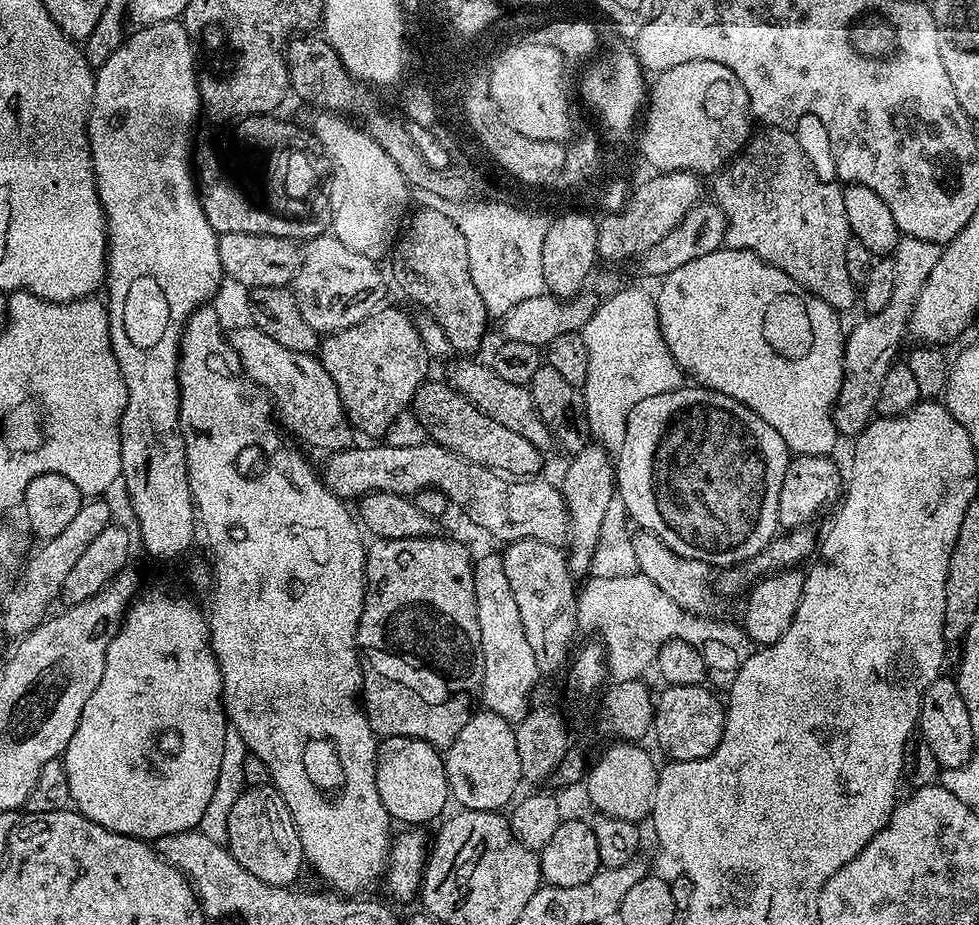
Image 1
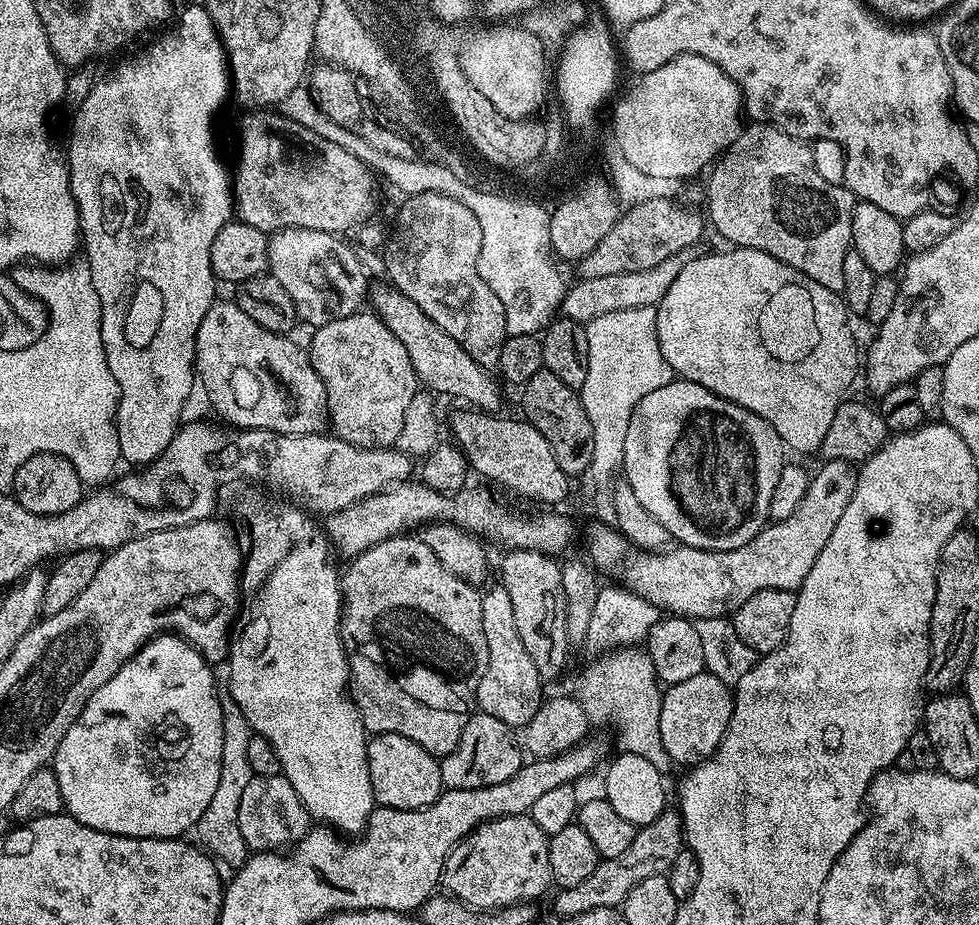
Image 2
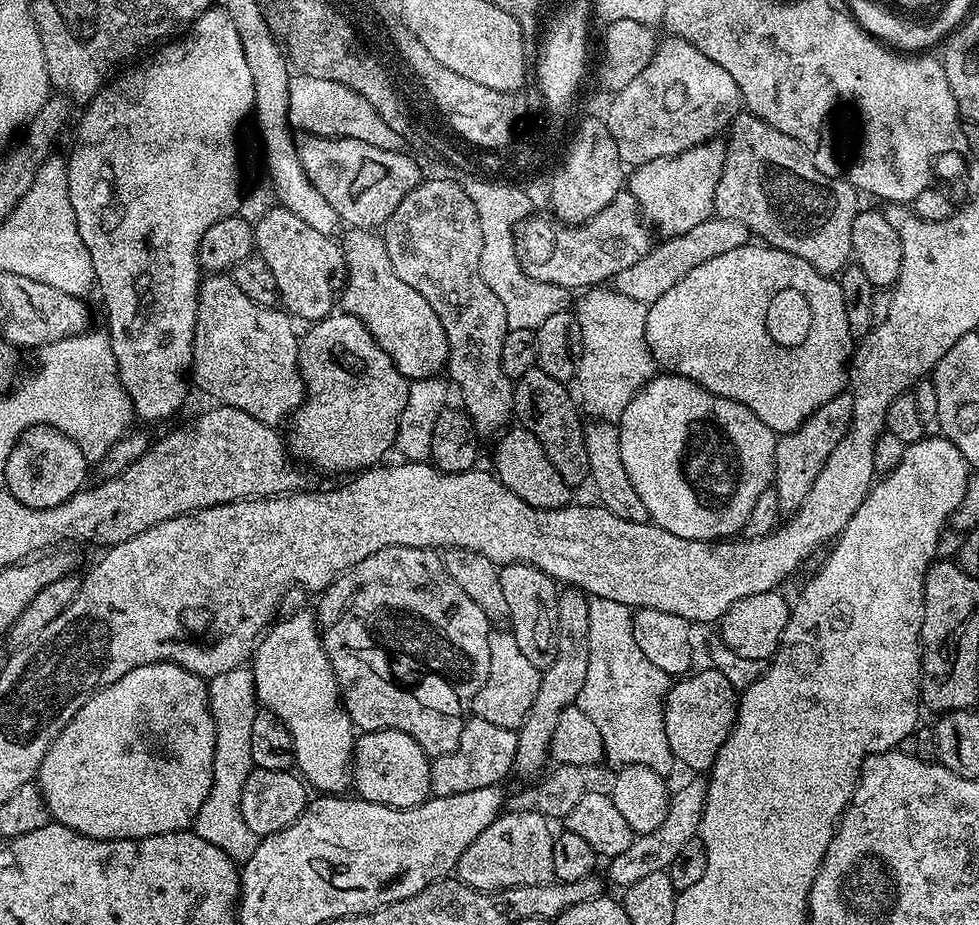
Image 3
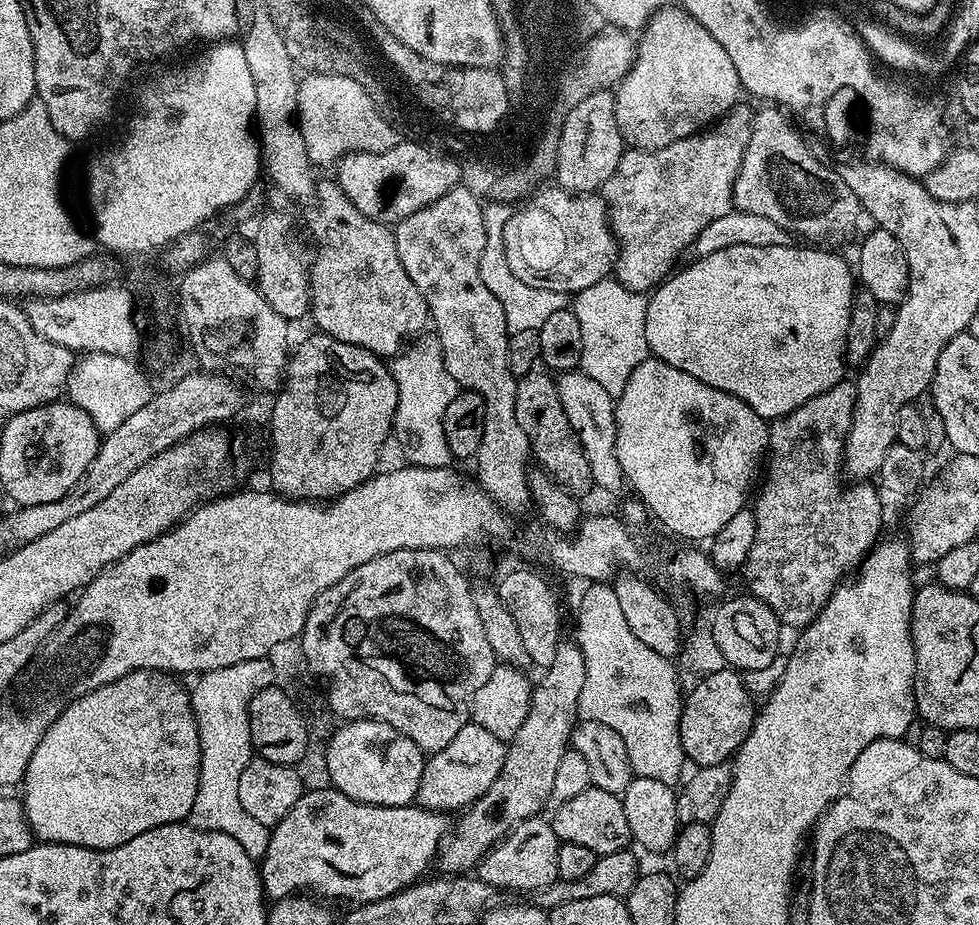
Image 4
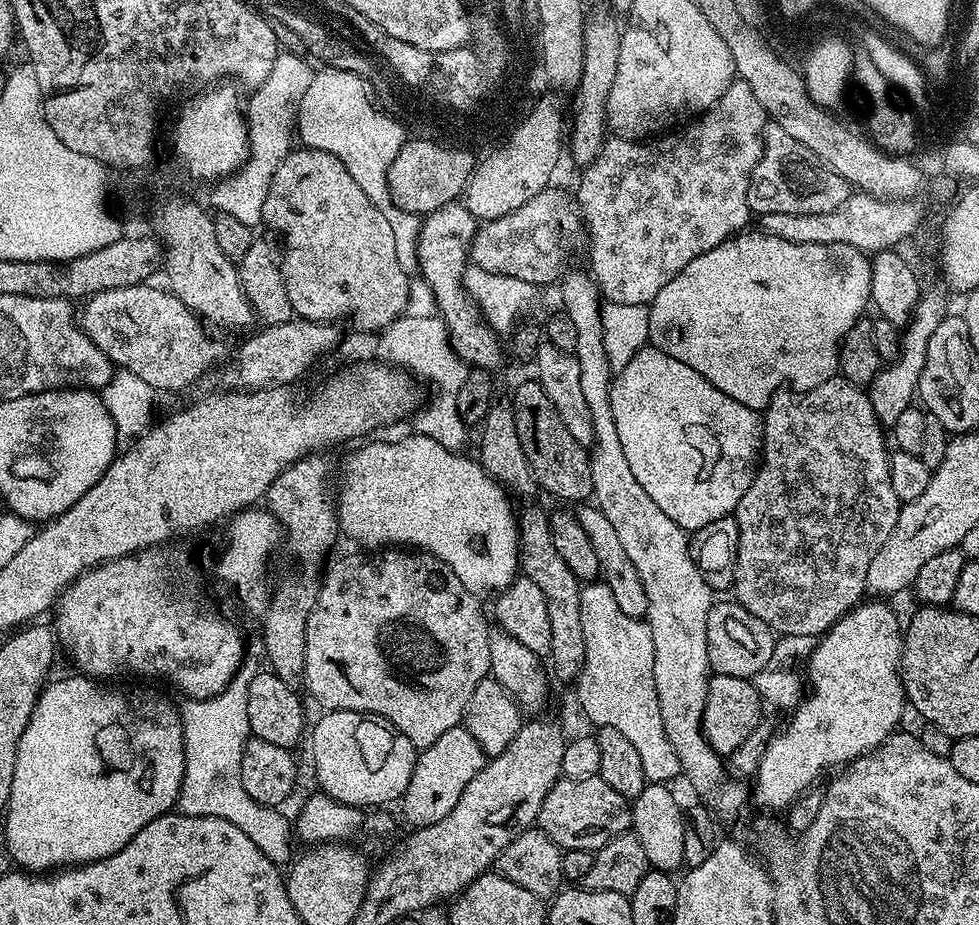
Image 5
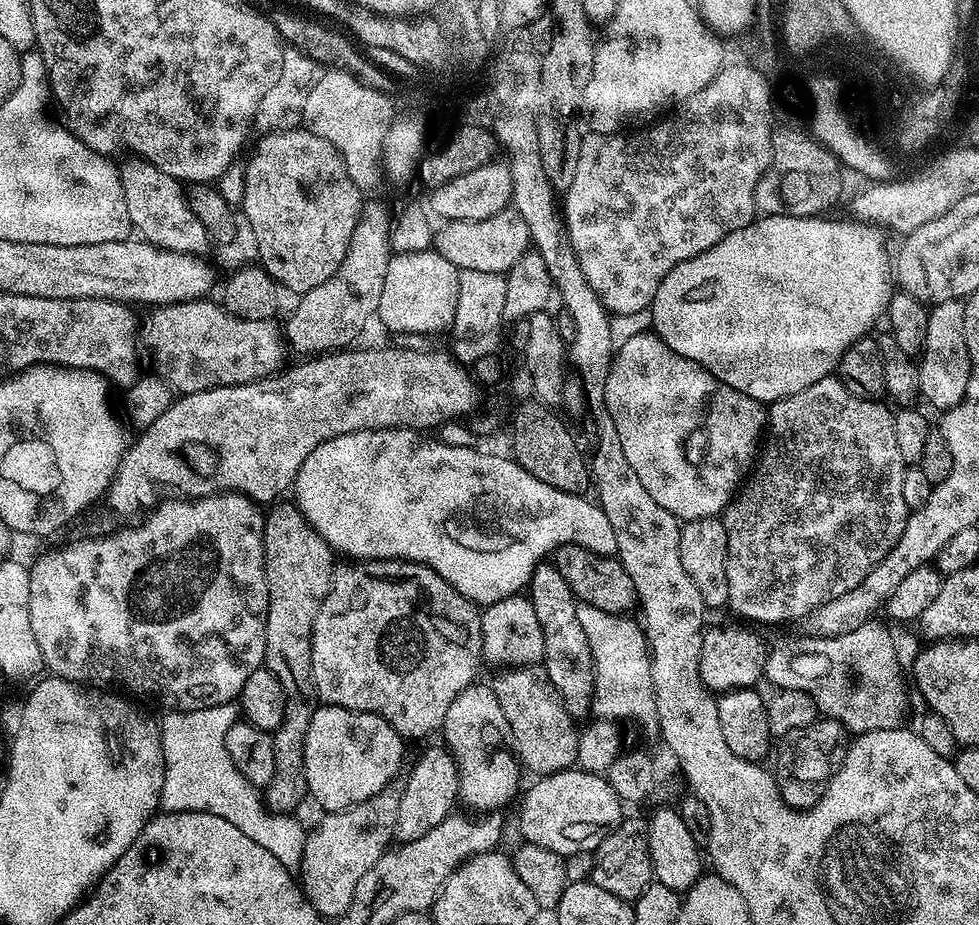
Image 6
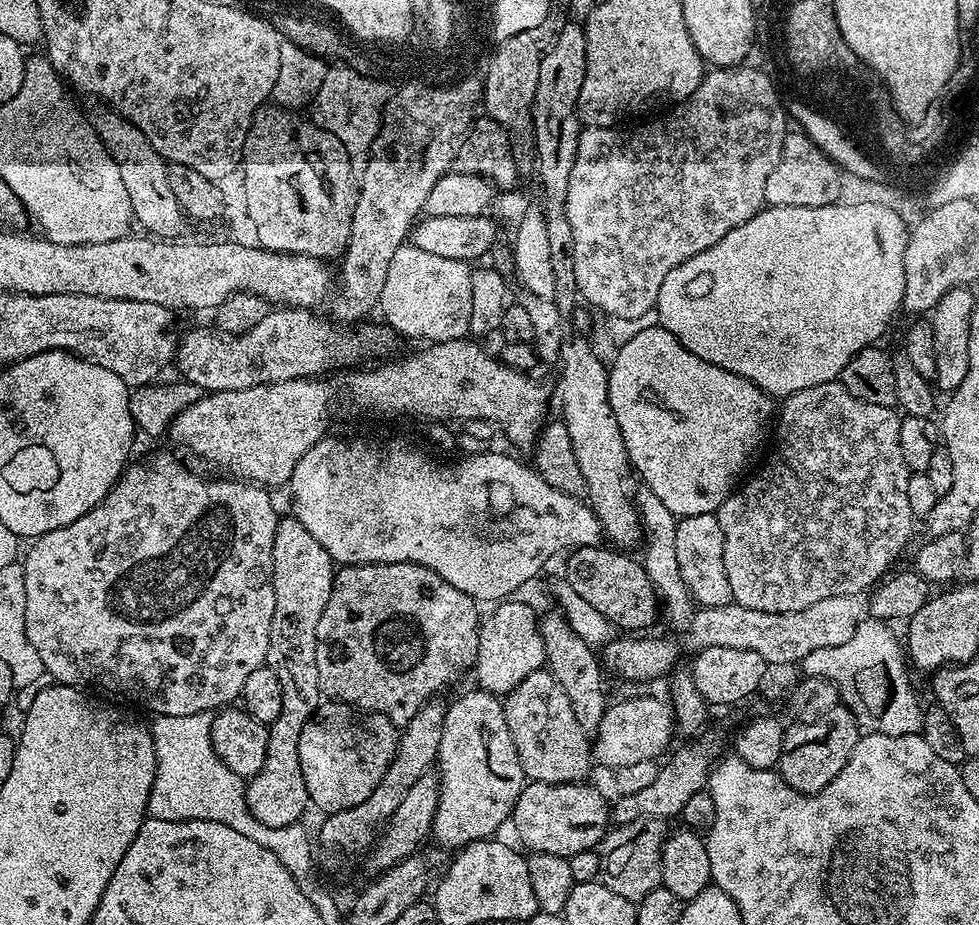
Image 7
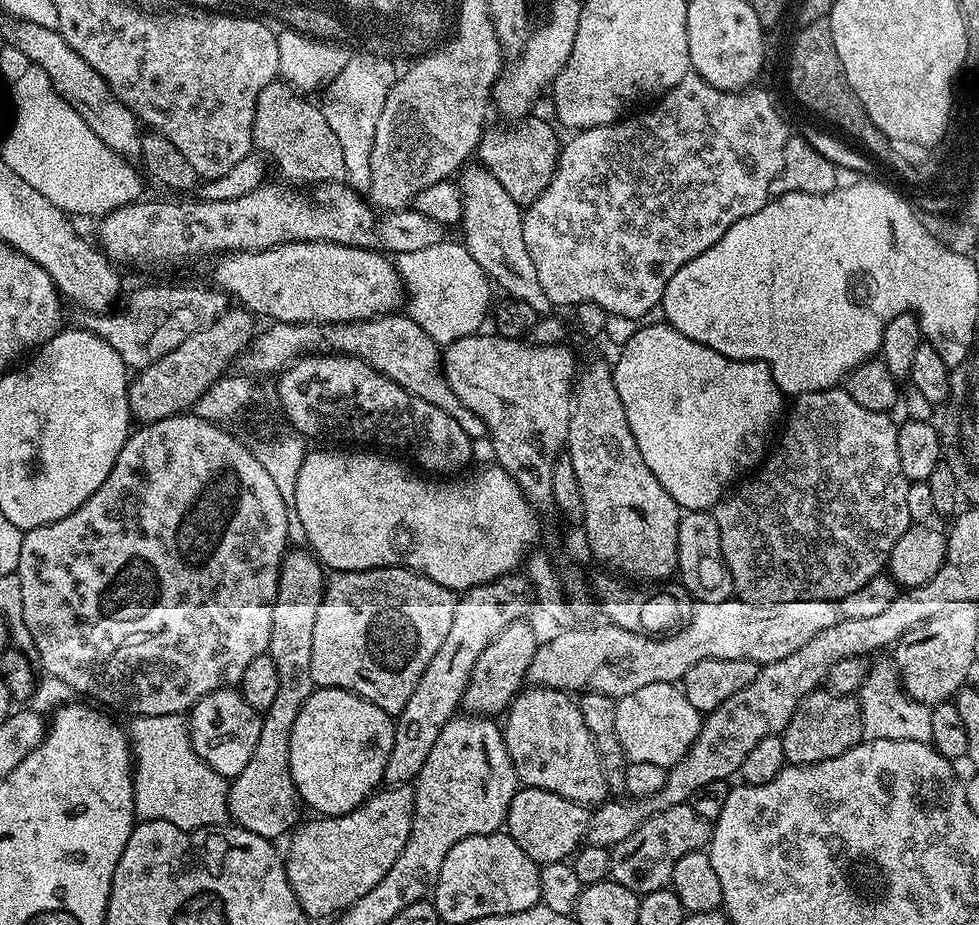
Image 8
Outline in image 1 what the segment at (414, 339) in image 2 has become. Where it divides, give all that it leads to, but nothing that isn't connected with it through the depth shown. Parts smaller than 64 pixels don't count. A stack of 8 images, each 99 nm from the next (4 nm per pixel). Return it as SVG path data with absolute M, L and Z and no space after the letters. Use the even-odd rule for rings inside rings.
M460 358L460 361L449 370L446 376L446 383L458 394L462 394L486 418L494 418L494 422L499 422L502 426L507 426L509 430L515 430L522 438L526 438L535 448L547 450L553 447L554 441L546 422L538 414L534 406L534 398L529 394L527 387L514 382L506 382L498 378L498 374L487 363L475 364L475 359Z

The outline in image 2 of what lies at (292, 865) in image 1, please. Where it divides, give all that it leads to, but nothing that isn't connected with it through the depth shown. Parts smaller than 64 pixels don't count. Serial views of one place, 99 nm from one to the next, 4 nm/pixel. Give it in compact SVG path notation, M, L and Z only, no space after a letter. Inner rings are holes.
M283 774L253 775L238 805L238 830L242 830L242 838L246 838L246 846L253 853L274 852L295 846L303 836L308 835L310 817L294 786L290 786Z

